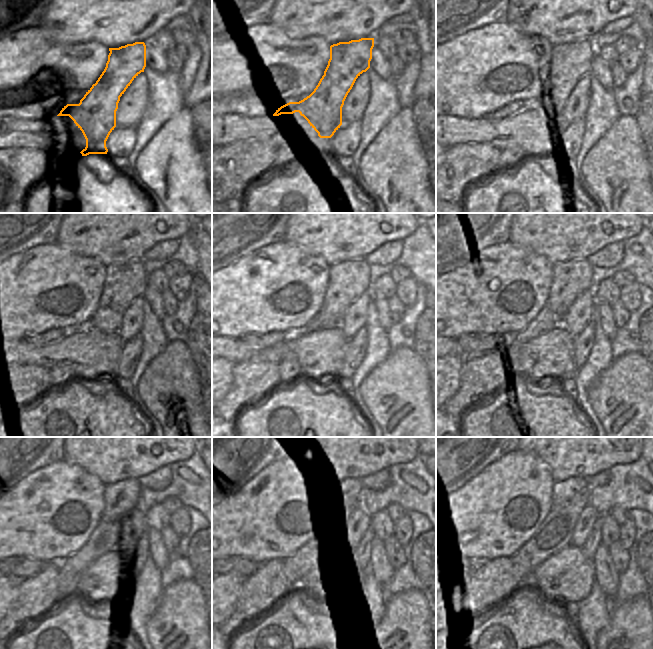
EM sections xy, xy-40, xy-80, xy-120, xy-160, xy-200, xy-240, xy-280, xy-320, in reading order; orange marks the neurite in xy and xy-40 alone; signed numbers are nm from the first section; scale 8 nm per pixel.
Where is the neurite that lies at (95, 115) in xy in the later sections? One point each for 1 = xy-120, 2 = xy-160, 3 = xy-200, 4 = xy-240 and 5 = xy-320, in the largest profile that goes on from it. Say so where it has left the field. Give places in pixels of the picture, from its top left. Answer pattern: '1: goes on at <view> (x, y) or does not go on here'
1: goes on at xy-120 (124, 282)
2: goes on at xy-160 (348, 280)
3: goes on at xy-200 (570, 279)
4: goes on at xy-240 (120, 498)
5: goes on at xy-320 (563, 491)

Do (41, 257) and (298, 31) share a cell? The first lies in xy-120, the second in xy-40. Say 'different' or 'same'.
different

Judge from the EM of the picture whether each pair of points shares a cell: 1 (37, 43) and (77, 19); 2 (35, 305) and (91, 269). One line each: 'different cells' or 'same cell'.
1: different cells
2: same cell

